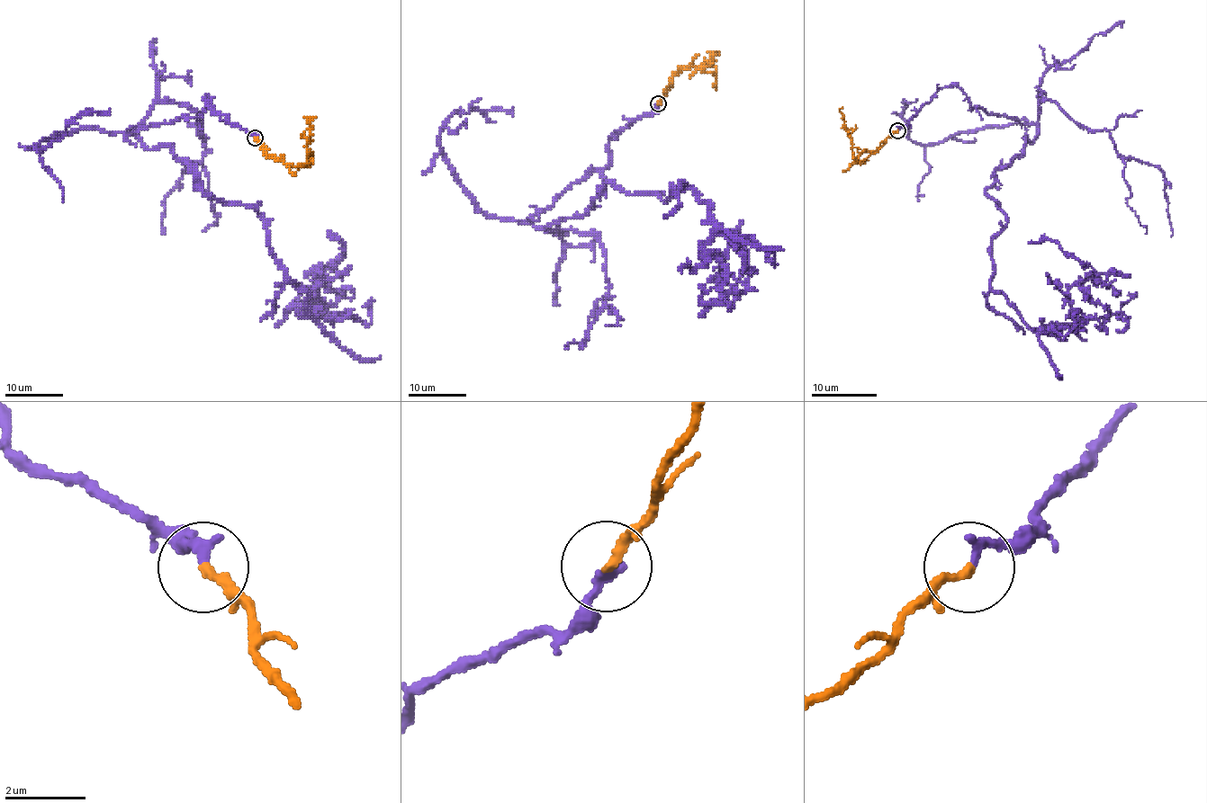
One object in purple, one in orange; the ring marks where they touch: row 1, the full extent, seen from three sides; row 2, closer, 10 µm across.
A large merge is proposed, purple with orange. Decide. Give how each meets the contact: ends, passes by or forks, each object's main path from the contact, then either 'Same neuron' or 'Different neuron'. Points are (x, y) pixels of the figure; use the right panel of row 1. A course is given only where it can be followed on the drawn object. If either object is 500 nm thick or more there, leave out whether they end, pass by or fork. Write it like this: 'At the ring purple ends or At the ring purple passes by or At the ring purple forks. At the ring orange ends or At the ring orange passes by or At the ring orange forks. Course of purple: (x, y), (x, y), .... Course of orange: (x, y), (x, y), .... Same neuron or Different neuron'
At the ring purple ends. At the ring orange ends. Course of purple: (897, 131), (956, 85), (1036, 126), (986, 190), (990, 287), (1073, 327), (1101, 272), (1028, 243). Course of orange: (897, 131), (875, 150), (865, 150), (857, 162), (852, 150), (852, 138), (846, 129), (841, 113), (842, 107). Same neuron

